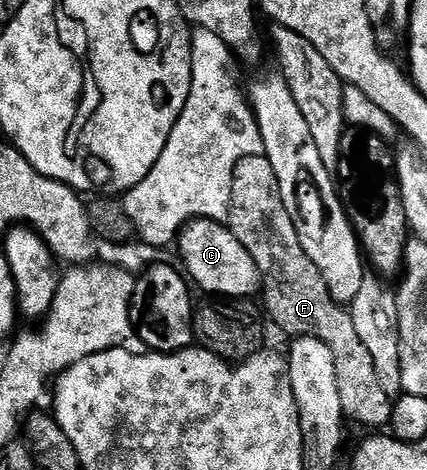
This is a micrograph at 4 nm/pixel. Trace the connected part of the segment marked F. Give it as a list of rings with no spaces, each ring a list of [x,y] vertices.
[[[264,154],[242,157],[242,161],[238,161],[226,226],[254,259],[264,293],[263,306],[266,311],[268,306],[273,321],[292,337],[312,335],[327,343],[333,354],[343,414],[364,427],[380,427],[383,423],[385,426],[392,417],[393,400],[383,391],[371,354],[359,339],[349,312],[332,300],[318,265],[314,265],[306,249],[302,249],[294,221],[290,221],[290,213],[286,213],[282,201],[274,165],[270,165]]]

